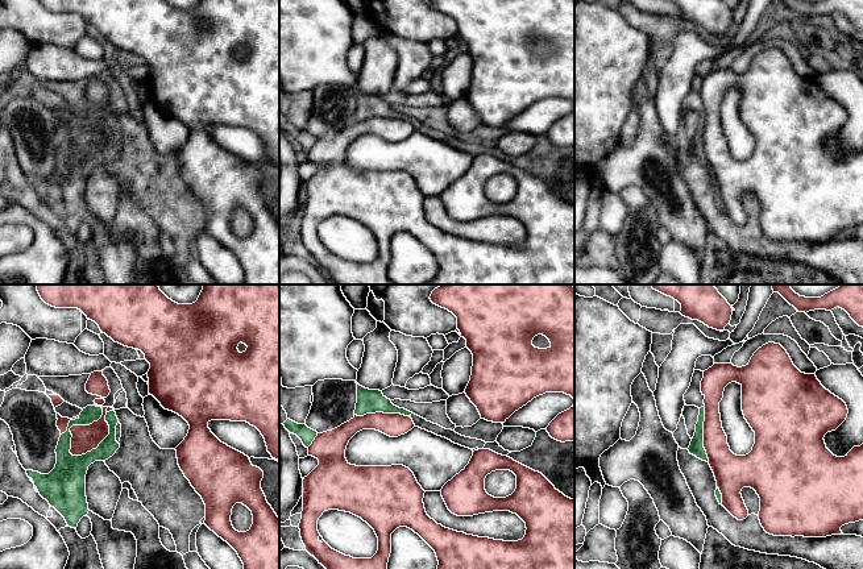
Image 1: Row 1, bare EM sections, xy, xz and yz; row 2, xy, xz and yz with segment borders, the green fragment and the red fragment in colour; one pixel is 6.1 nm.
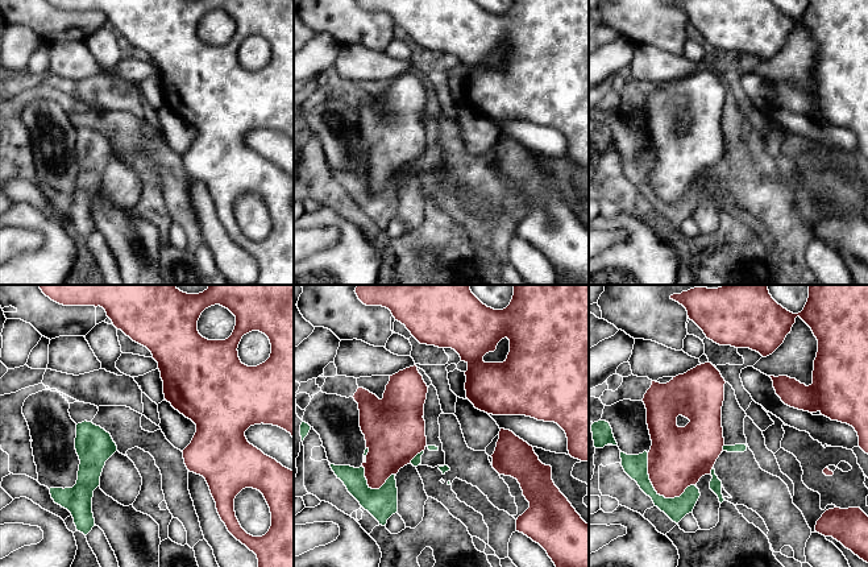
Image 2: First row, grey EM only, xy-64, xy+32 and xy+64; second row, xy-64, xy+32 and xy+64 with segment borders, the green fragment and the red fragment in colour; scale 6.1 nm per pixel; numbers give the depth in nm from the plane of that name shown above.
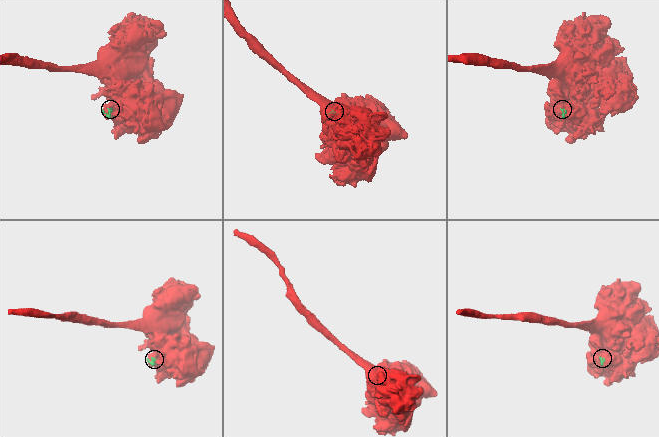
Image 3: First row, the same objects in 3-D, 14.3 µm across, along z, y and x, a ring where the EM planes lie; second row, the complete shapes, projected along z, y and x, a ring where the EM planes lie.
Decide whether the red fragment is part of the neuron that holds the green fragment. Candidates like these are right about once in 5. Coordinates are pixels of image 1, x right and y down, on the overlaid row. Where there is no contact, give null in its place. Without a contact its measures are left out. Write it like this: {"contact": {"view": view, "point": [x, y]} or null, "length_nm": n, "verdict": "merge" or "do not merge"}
{"contact": {"view": "xy", "point": [104, 439]}, "length_nm": 360, "verdict": "merge"}

